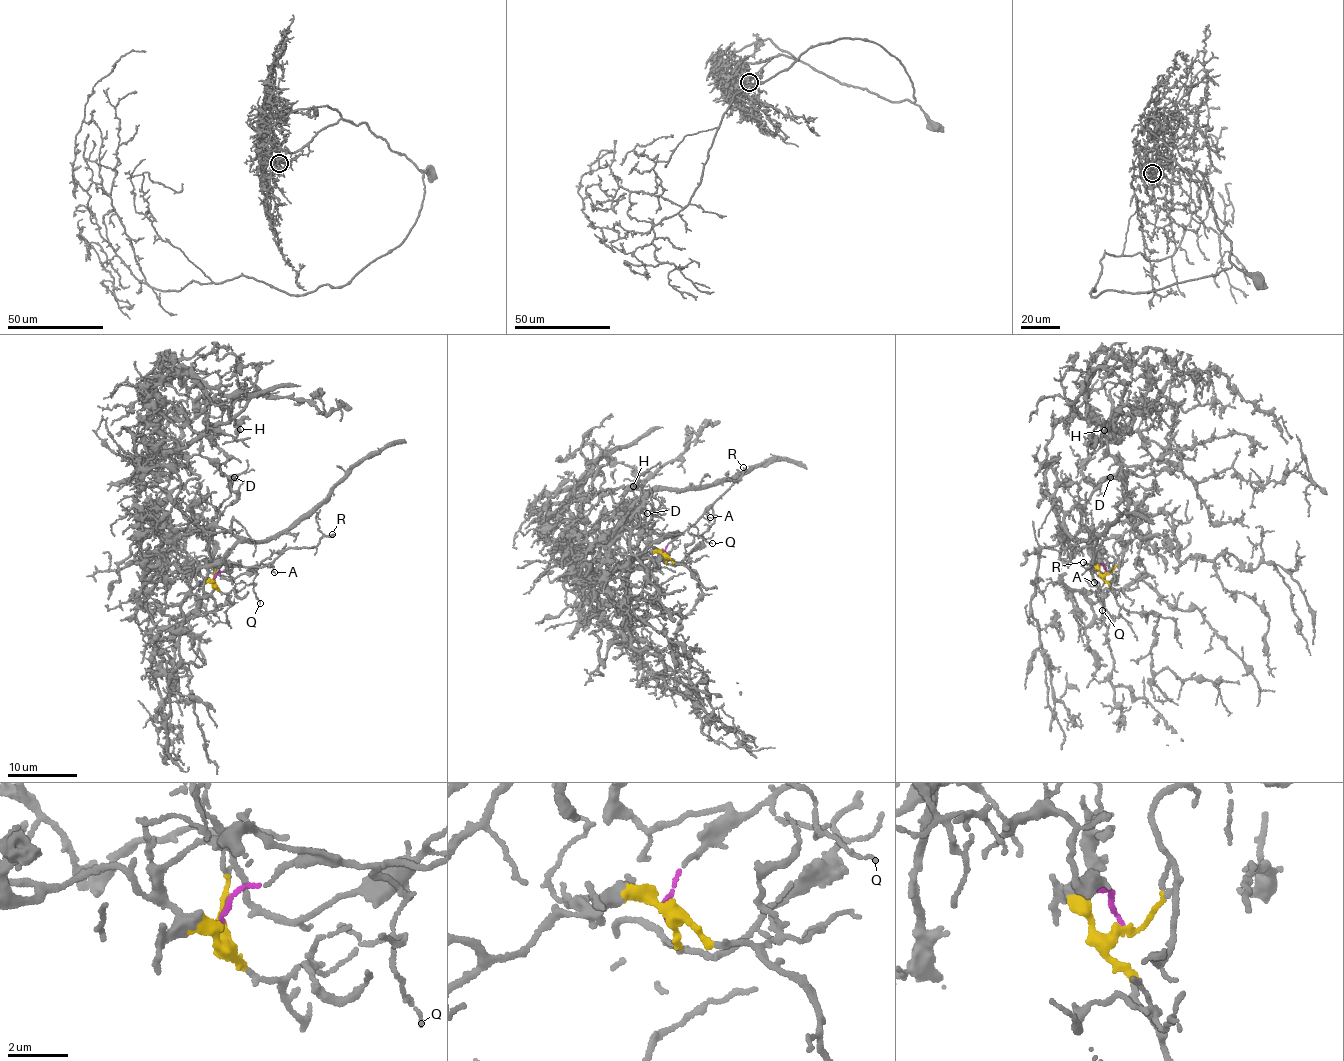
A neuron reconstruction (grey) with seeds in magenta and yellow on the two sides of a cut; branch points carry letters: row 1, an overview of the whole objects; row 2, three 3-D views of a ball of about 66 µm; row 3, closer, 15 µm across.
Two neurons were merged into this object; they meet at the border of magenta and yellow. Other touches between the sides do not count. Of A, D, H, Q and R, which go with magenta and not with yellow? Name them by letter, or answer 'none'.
A, Q, R

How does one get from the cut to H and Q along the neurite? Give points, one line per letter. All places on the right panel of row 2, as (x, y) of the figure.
H: (1105, 571), (1102, 547), (1066, 539), (1062, 522), (1117, 474), (1107, 444), (1147, 405), (1104, 430)
Q: (1105, 571), (1099, 562), (1103, 578), (1099, 594), (1101, 610)

